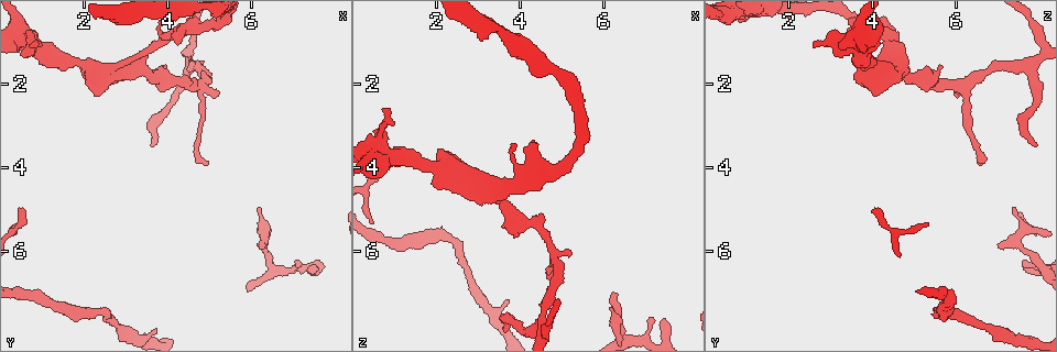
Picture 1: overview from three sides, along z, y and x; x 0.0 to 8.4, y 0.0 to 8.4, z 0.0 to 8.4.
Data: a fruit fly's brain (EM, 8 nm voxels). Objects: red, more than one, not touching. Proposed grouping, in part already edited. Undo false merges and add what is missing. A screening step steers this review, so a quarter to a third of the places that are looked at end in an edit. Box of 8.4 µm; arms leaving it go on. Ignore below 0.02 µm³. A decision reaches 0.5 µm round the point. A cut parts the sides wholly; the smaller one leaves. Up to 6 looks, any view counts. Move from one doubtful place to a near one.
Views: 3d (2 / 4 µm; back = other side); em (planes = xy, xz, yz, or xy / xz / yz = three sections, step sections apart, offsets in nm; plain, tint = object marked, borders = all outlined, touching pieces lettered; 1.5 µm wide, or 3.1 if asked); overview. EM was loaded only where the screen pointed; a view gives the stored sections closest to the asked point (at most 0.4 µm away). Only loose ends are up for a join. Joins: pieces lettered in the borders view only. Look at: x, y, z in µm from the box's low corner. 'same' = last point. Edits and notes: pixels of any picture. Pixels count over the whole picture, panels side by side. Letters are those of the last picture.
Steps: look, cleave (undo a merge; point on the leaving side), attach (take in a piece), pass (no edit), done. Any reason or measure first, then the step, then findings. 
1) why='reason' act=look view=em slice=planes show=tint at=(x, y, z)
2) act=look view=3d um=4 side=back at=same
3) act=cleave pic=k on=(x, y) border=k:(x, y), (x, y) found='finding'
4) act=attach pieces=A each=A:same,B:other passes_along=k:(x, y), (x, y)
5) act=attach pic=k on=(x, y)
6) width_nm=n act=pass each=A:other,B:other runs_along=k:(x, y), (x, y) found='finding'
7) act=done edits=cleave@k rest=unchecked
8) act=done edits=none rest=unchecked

why='abrupt turn' act=look view=3d um=2 at=(2.50, 7.45, 5.80)

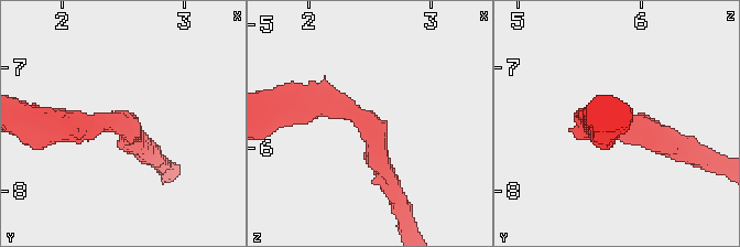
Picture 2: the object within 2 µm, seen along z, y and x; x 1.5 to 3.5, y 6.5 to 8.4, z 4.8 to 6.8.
arm_widths_nm=180,300 act=look view=em slice=planes show=borders at=(2.48, 7.48, 5.78)

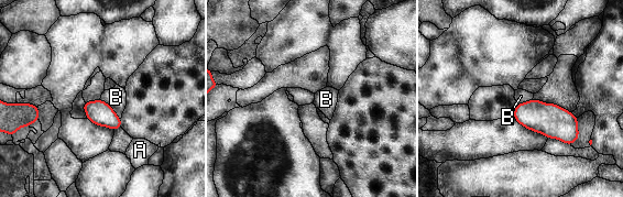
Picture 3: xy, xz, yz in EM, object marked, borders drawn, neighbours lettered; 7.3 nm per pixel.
act=pass each=A:other,B:other border=3:(100, 98), (120, 118) found='one neuron here'

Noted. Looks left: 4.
why='an open end' act=look view=3d um=4 at=(6.20, 4.95, 7.30)

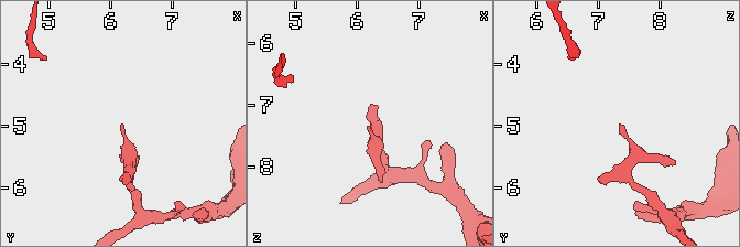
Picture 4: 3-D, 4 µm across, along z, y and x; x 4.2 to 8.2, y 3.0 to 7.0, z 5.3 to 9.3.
act=look view=em slice=xz step=4 show=borders at=(6.20, 4.95, 7.35)

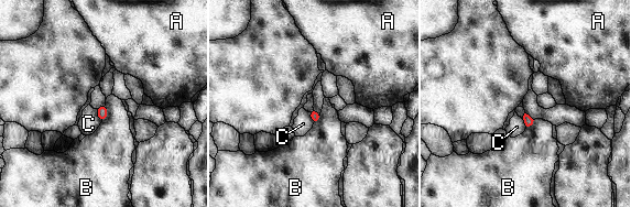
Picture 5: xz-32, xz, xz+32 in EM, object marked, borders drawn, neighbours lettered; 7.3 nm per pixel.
why='another direction' act=look view=em slice=planes show=borders at=same

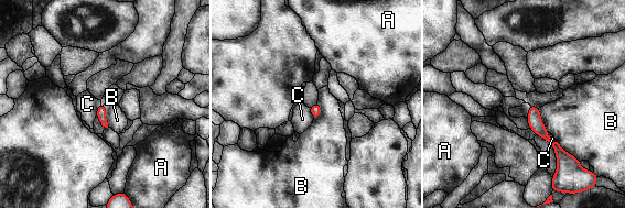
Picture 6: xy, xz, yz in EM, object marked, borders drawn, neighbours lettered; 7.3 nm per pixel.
act=pass each=A:other,B:other,C:other border=6:(538, 108), (541, 121), (548, 131) found='no lettered piece goes on from it'

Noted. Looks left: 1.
why='thin end' act=look view=em slice=planes show=borders at=(5.00, 3.95, 6.55)

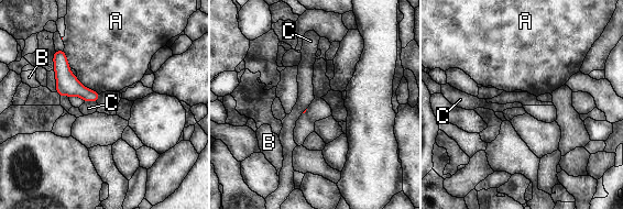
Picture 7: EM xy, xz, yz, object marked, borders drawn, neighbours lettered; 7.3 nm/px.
act=pass each=A:other,B:other,C:other found='none of them fits'

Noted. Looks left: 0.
act=done edits=none rest=unchecked

